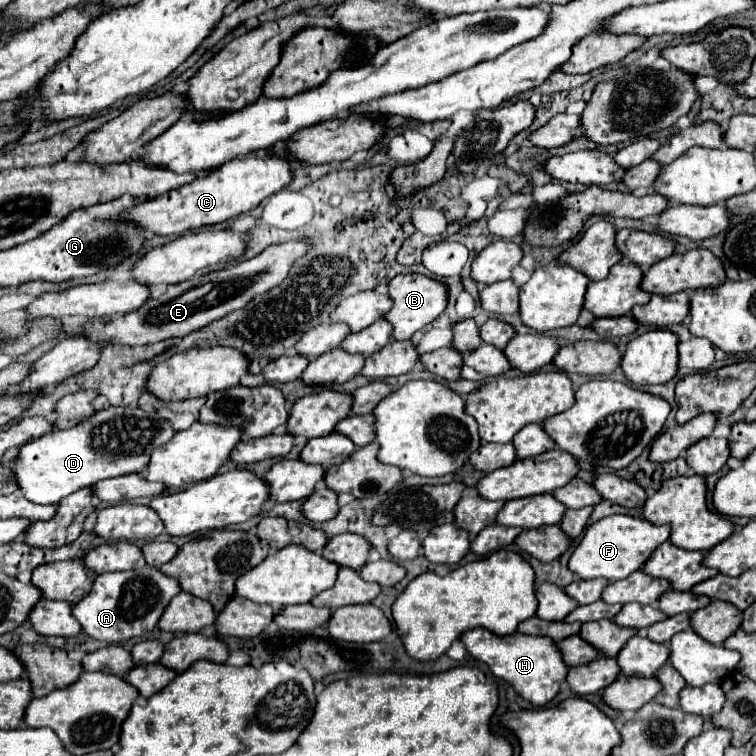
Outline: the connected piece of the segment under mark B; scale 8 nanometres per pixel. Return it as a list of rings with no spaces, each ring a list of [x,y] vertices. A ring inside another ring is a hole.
[[[419,273],[393,277],[389,281],[389,297],[393,301],[393,307],[383,315],[383,319],[391,323],[391,327],[393,327],[391,339],[395,339],[395,341],[411,339],[411,335],[415,331],[419,331],[421,327],[435,321],[447,307],[447,287],[443,283],[433,281]]]

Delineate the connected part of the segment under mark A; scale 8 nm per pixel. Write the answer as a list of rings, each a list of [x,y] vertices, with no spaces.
[[[149,565],[123,573],[103,573],[95,579],[89,595],[71,607],[71,615],[91,639],[119,643],[149,633],[157,625],[167,601],[179,591],[177,581],[163,577],[159,569]]]

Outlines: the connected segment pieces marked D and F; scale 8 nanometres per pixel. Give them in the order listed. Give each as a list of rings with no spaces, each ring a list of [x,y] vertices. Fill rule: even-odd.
[[[109,407],[71,429],[49,431],[43,437],[25,443],[15,459],[15,483],[31,503],[57,505],[63,497],[91,487],[101,479],[143,471],[151,451],[167,443],[173,435],[175,431],[169,421],[157,417],[155,411],[147,413],[139,407]]]
[[[611,515],[603,517],[597,523],[589,525],[583,539],[575,547],[569,559],[569,571],[579,575],[579,579],[597,579],[603,577],[607,581],[617,581],[629,577],[633,571],[643,567],[643,561],[669,539],[671,527],[667,525],[651,525],[645,519],[635,519],[627,515]]]

